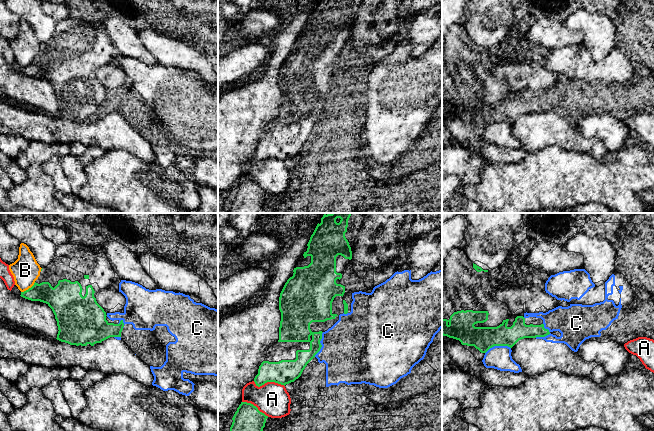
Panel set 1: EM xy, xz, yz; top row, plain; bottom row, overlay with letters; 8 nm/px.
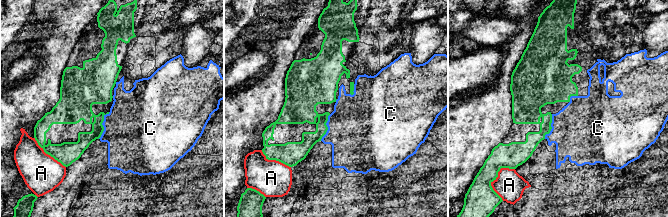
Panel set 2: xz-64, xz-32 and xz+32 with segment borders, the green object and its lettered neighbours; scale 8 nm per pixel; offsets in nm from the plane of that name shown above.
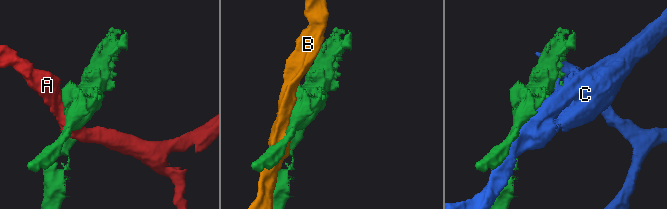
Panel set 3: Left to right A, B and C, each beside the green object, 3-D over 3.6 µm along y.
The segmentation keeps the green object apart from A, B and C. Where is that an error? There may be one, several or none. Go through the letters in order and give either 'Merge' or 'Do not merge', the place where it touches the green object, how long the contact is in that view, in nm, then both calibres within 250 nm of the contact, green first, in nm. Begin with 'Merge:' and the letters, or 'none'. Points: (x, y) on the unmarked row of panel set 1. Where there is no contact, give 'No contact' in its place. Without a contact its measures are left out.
Merge: none
A: Do not merge. Touches green at xz (269, 157). Shared border 260 nm. Thickness 190 nm (green) against 260 nm
B: Do not merge. Touches green at xy (29, 64). Shared border 150 nm. Thickness 190 nm (green) against 220 nm
C: Do not merge. Touches green at yz (547, 110). Shared border 140 nm. Thickness 150 nm (green) against 300 nm

